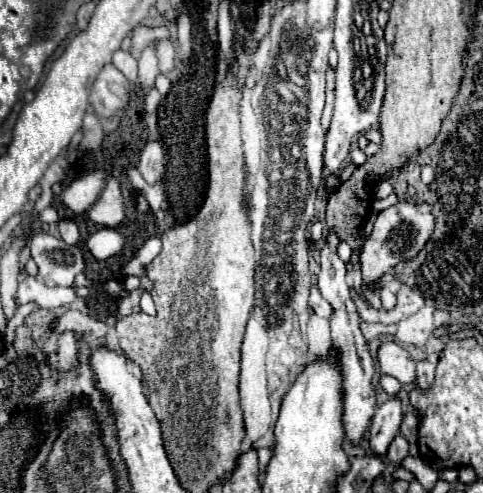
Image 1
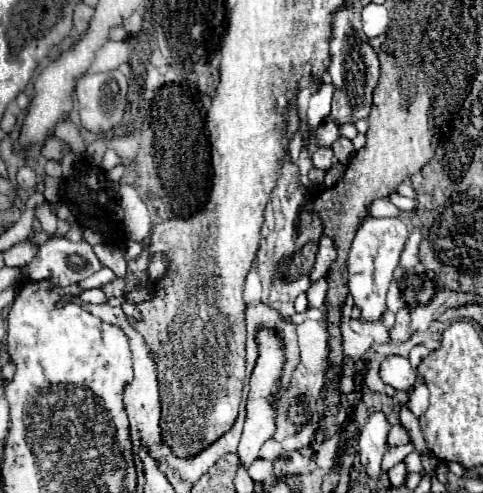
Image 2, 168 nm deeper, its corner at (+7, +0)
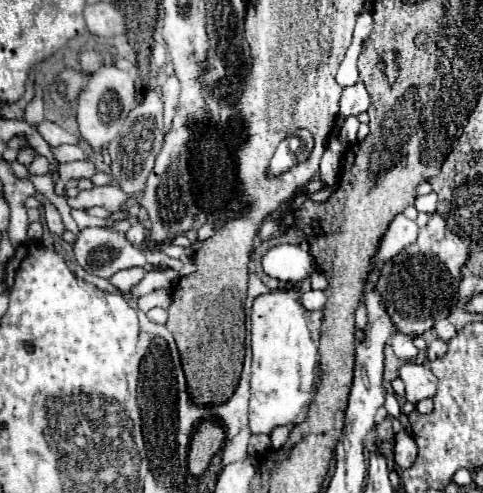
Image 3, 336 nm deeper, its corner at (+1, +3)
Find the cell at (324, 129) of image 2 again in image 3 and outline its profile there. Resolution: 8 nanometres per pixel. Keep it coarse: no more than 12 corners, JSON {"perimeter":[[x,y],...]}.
{"perimeter":[[338,137],[328,141],[320,163],[320,179],[336,187],[346,147]]}

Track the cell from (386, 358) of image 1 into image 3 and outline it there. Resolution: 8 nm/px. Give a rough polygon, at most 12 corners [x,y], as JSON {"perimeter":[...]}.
{"perimeter":[[404,363],[398,377],[414,405],[436,395],[438,379],[426,365]]}

